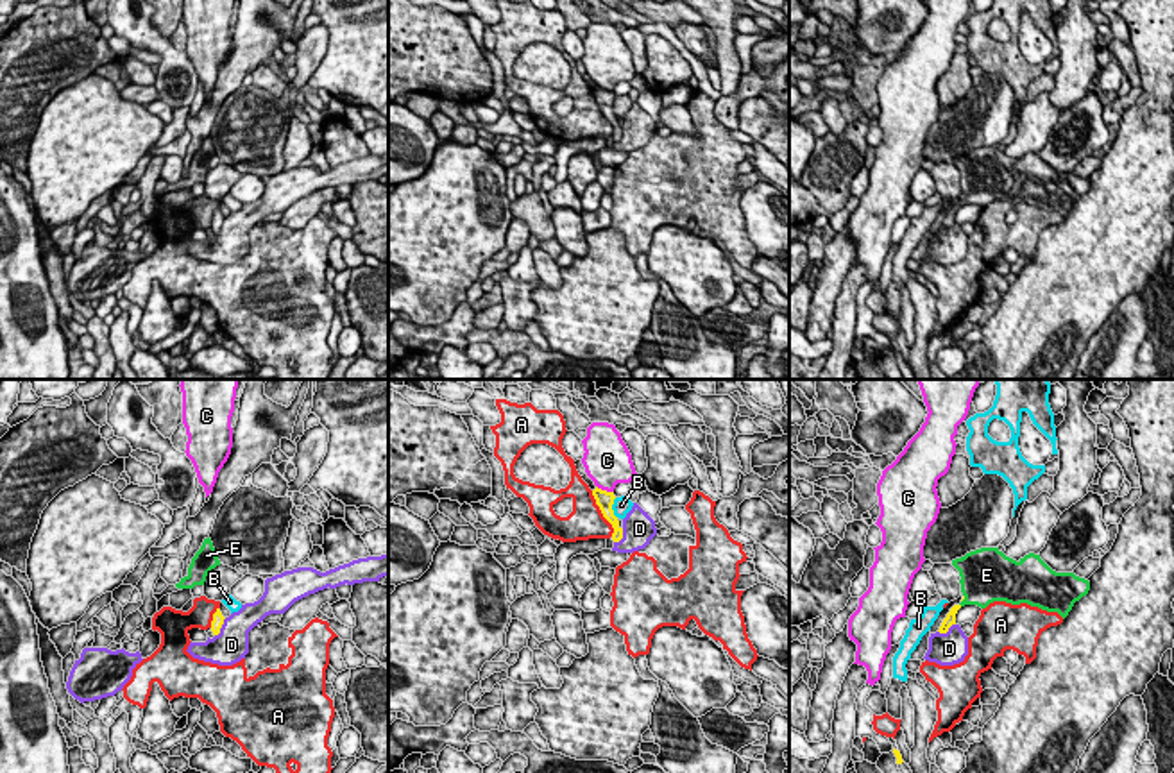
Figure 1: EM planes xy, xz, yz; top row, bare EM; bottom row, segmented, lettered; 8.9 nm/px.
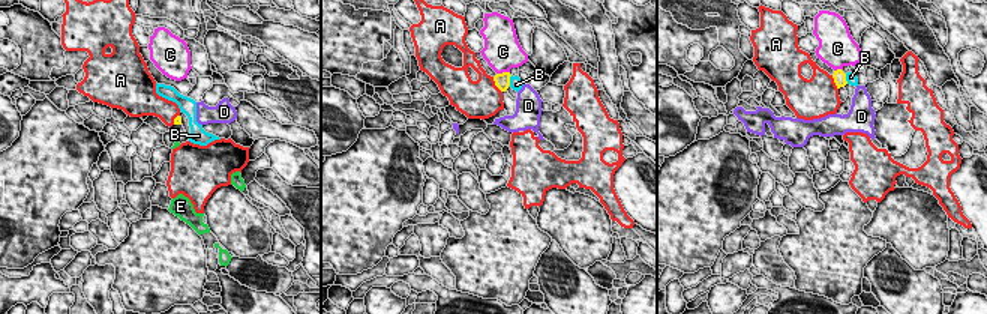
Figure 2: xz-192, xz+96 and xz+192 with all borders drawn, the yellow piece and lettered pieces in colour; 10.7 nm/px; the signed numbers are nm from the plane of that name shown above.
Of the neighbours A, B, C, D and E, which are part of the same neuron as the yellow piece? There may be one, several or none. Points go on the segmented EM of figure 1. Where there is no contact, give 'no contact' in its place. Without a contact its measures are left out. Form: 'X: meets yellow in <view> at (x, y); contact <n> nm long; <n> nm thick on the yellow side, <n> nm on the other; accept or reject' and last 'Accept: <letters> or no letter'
A: meets yellow in xz at (602, 512); contact 460 nm long; 160 nm thick on the yellow side, 320 nm on the other; reject
B: meets yellow in xz at (611, 509); contact 190 nm long; 160 nm thick on the yellow side, 160 nm on the other; reject
C: meets yellow in xz at (605, 491); contact 170 nm long; 160 nm thick on the yellow side, 400 nm on the other; reject
D: meets yellow in xy at (221, 627); contact 200 nm long; 100 nm thick on the yellow side, 320 nm on the other; reject
E: meets yellow in yz at (963, 598); contact 120 nm long; 30 nm thick on the yellow side, 420 nm on the other; accept
Accept: E

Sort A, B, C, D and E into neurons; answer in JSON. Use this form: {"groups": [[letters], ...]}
{"groups": [["A"], ["B"], ["C"], ["D"], ["E"]]}

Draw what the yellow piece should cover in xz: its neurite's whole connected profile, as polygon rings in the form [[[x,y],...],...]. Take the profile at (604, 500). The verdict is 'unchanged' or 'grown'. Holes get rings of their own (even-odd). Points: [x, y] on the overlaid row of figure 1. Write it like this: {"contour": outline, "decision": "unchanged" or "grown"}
{"contour": [[[596,487],[592,490],[592,496],[594,496],[596,505],[600,506],[603,517],[614,528],[612,540],[619,542],[623,539],[623,528],[619,526],[619,521],[617,521],[617,517],[614,515],[614,510],[612,510],[612,505],[614,505],[614,499],[616,499],[614,492],[607,492],[607,490],[601,490],[601,488]]], "decision": "unchanged"}

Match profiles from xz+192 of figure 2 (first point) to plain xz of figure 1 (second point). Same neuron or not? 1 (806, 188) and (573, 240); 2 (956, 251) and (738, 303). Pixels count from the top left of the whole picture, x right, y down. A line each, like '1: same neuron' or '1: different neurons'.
1: same neuron
2: same neuron

